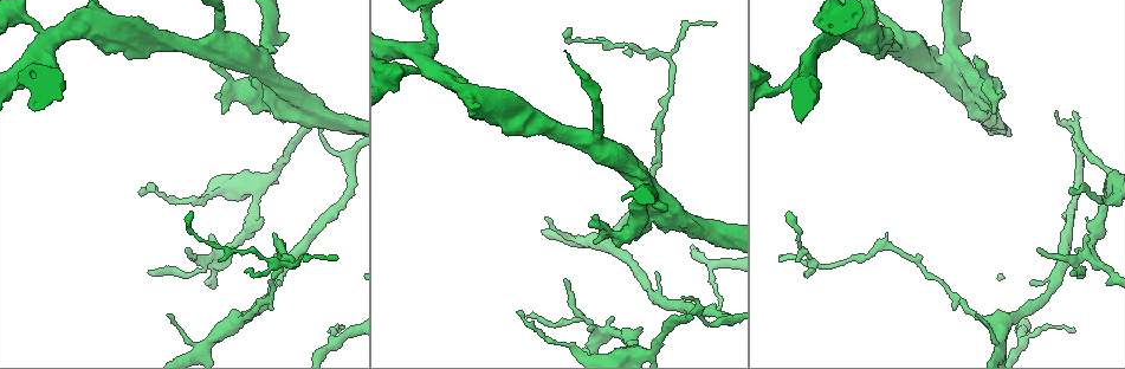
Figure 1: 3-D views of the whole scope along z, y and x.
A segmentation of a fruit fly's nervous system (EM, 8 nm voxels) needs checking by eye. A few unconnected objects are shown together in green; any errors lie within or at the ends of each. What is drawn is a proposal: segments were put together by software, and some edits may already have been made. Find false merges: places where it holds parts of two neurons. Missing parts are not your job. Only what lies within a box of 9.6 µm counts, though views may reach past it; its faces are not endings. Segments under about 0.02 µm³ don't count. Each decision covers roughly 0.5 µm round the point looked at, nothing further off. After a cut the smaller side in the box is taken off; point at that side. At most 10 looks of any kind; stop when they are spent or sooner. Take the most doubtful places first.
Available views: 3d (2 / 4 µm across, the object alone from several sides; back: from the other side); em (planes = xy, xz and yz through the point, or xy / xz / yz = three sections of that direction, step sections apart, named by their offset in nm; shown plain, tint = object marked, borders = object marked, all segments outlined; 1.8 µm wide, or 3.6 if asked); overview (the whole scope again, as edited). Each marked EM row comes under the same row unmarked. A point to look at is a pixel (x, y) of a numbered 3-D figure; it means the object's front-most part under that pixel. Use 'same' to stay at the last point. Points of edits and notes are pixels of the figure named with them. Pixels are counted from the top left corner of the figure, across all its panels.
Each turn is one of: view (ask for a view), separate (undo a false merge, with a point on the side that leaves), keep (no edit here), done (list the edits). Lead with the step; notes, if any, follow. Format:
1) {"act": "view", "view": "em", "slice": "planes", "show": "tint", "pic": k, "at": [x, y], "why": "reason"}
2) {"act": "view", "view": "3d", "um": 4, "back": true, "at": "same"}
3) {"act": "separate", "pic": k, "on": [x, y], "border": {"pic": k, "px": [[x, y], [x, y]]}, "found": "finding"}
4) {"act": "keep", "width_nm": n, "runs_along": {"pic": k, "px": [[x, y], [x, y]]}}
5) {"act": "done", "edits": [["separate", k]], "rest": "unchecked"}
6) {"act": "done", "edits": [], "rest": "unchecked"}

{"act": "view", "view": "3d", "um": 4, "pic": 1, "at": [426, 6], "why": "abrupt turn"}

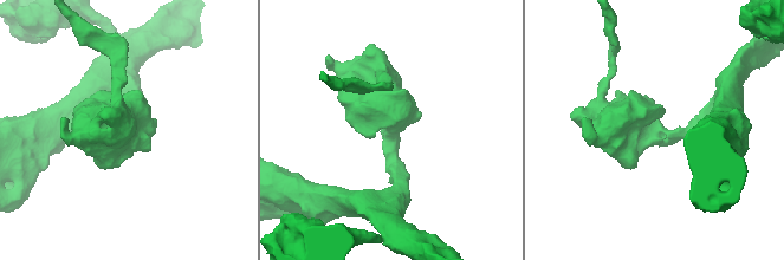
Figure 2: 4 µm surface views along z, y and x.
{"act": "view", "view": "em", "slice": "planes", "show": "tint", "pic": 2, "at": [390, 132], "arm_widths_nm": [240, 260], "why": "now the EM"}

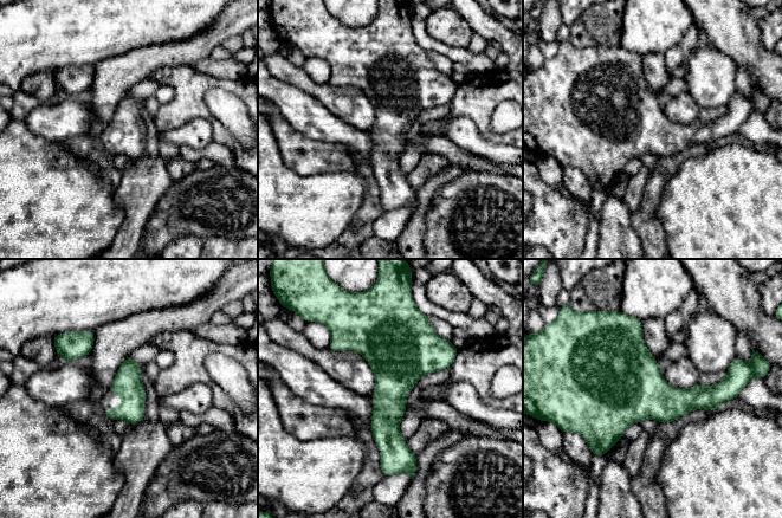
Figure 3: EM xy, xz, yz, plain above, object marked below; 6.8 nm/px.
{"act": "keep", "found": "all the same neuron"}

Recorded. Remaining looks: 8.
{"act": "view", "view": "em", "slice": "planes", "show": "tint", "pic": 1, "at": [1071, 130], "why": "a narrow waist"}

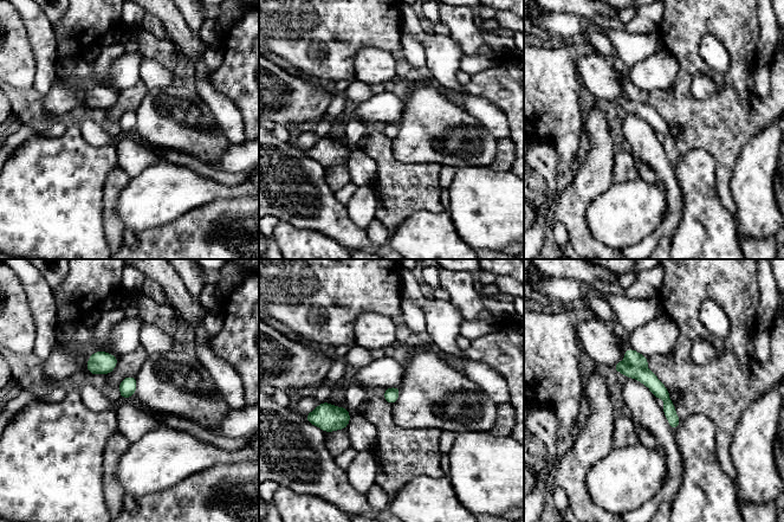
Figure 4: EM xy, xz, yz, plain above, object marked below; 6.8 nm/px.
{"act": "separate", "pic": 4, "on": [633, 358], "width_nm": 100, "border": {"pic": 4, "px": [[624, 360], [634, 366], [646, 367]]}, "found": "two neurons meet here"}

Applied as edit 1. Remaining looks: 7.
{"act": "view", "view": "3d", "um": 4, "pic": 1, "at": [834, 11], "why": "calibre changes"}

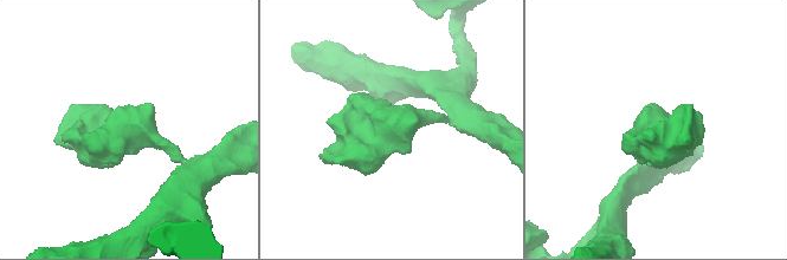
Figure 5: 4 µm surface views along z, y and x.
{"act": "view", "view": "em", "slice": "planes", "show": "tint", "pic": 5, "at": [397, 130], "why": "shape alone is not enough"}

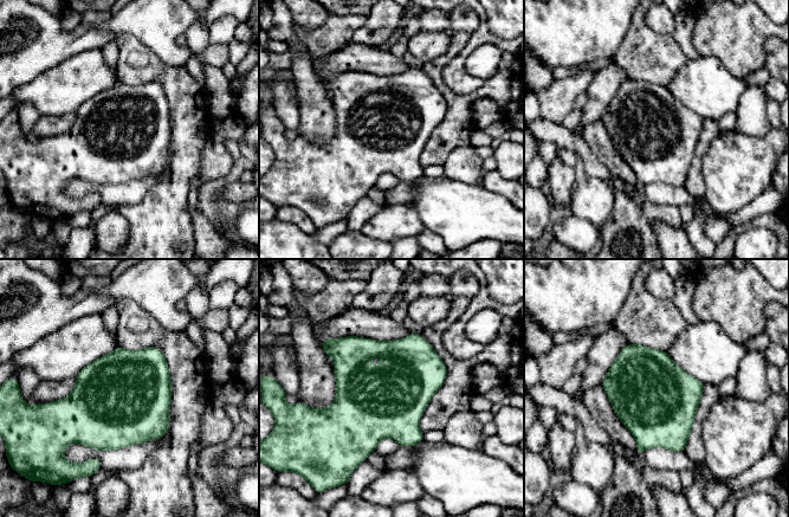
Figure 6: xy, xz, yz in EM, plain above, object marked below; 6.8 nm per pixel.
{"act": "keep", "found": "continuous, no second neuron"}

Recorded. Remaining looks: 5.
{"act": "done", "edits": [["separate", 4]], "rest": "unchecked"}

